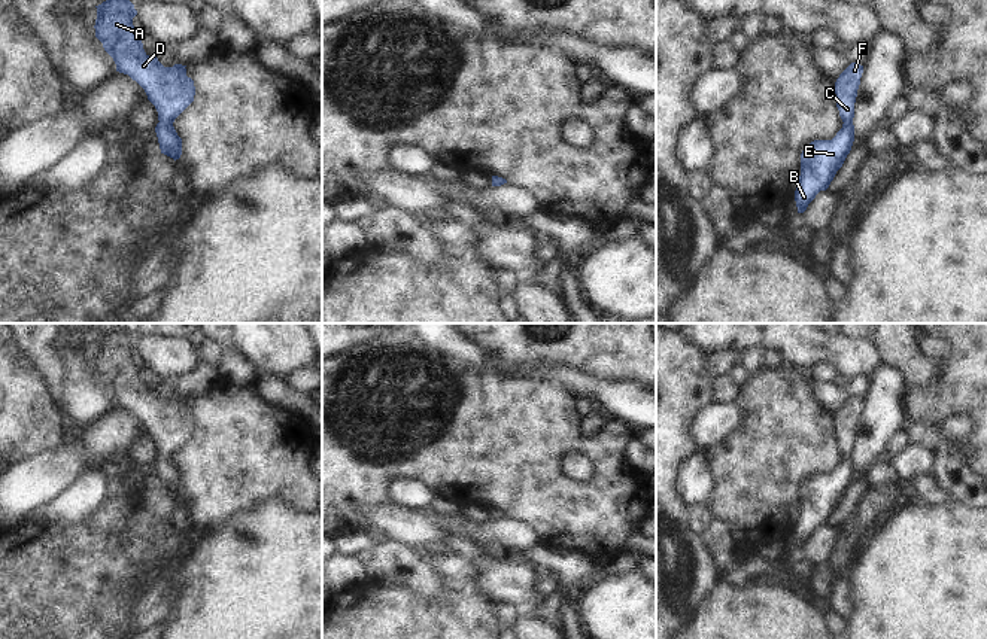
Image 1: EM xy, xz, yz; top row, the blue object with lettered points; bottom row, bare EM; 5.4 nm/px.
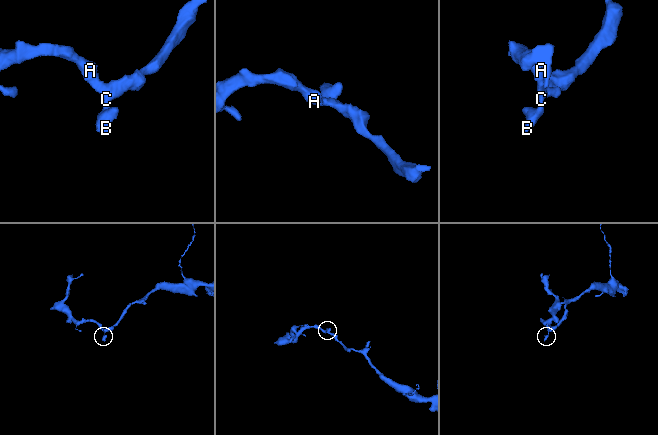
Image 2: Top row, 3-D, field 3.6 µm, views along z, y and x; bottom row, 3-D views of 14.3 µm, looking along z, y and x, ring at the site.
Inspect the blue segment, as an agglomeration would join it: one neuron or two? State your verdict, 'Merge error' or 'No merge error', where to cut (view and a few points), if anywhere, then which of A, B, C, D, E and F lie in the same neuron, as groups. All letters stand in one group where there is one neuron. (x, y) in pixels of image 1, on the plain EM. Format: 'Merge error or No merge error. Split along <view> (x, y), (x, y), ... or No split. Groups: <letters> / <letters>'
No merge error. No split. Groups: A B C D E F.

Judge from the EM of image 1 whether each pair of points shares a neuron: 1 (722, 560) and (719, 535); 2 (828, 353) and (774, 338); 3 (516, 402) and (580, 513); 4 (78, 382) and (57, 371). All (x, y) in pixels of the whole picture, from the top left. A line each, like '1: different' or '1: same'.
1: same
2: same
3: same
4: different

